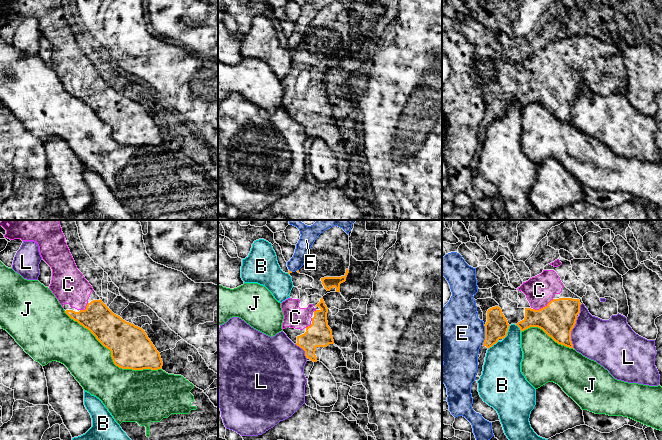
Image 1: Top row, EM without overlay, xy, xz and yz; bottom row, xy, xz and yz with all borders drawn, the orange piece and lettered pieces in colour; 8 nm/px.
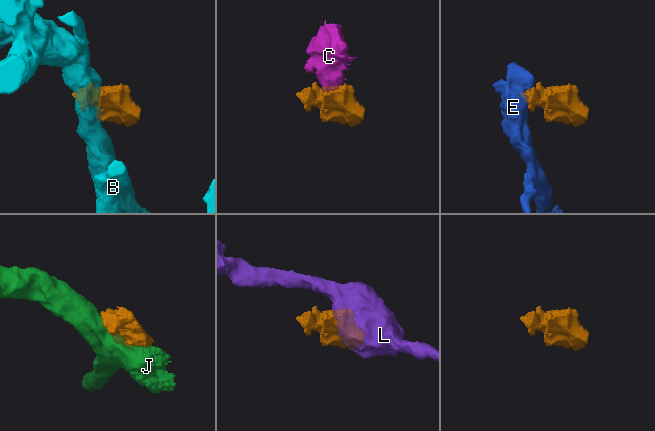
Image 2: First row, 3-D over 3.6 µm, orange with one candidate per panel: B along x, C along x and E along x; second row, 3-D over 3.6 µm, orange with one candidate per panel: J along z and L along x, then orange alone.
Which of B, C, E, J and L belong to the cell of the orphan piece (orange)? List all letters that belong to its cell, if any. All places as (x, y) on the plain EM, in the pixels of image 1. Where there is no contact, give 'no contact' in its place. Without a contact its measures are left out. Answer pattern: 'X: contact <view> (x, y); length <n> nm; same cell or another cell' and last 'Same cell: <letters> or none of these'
B: contact yz (507, 107); length 130 nm; another cell
C: contact yz (543, 83); length 190 nm; same cell
E: contact yz (485, 111); length 160 nm; another cell
J: contact xy (111, 132); length 900 nm; another cell
L: contact yz (570, 109); length 260 nm; another cell
Same cell: C

